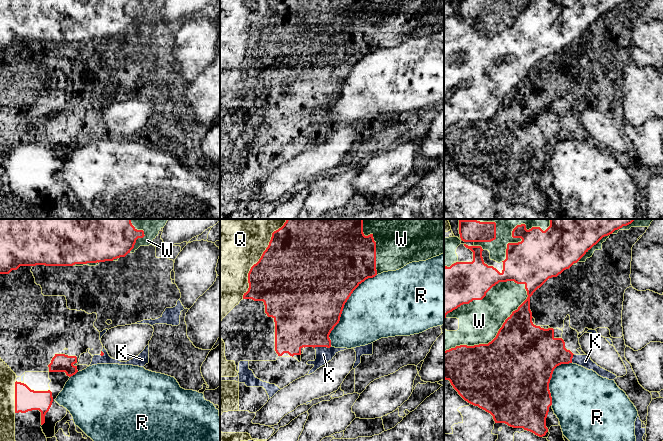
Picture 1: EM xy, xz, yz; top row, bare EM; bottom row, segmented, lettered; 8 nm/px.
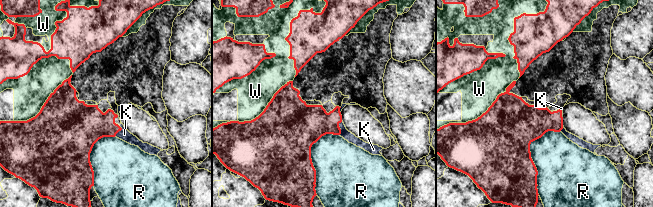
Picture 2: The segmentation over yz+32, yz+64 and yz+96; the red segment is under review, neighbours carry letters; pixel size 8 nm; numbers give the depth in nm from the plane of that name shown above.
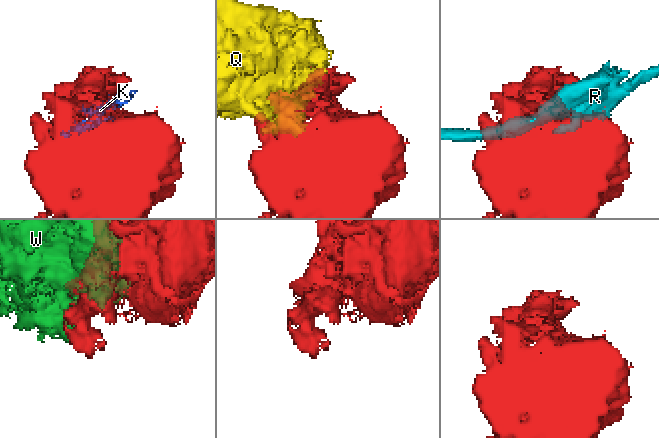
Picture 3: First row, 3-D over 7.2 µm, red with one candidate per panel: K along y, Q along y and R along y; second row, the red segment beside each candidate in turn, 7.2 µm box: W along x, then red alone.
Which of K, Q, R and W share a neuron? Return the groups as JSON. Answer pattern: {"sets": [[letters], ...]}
{"sets": [["K"], ["Q"], ["R"], ["W"]]}

